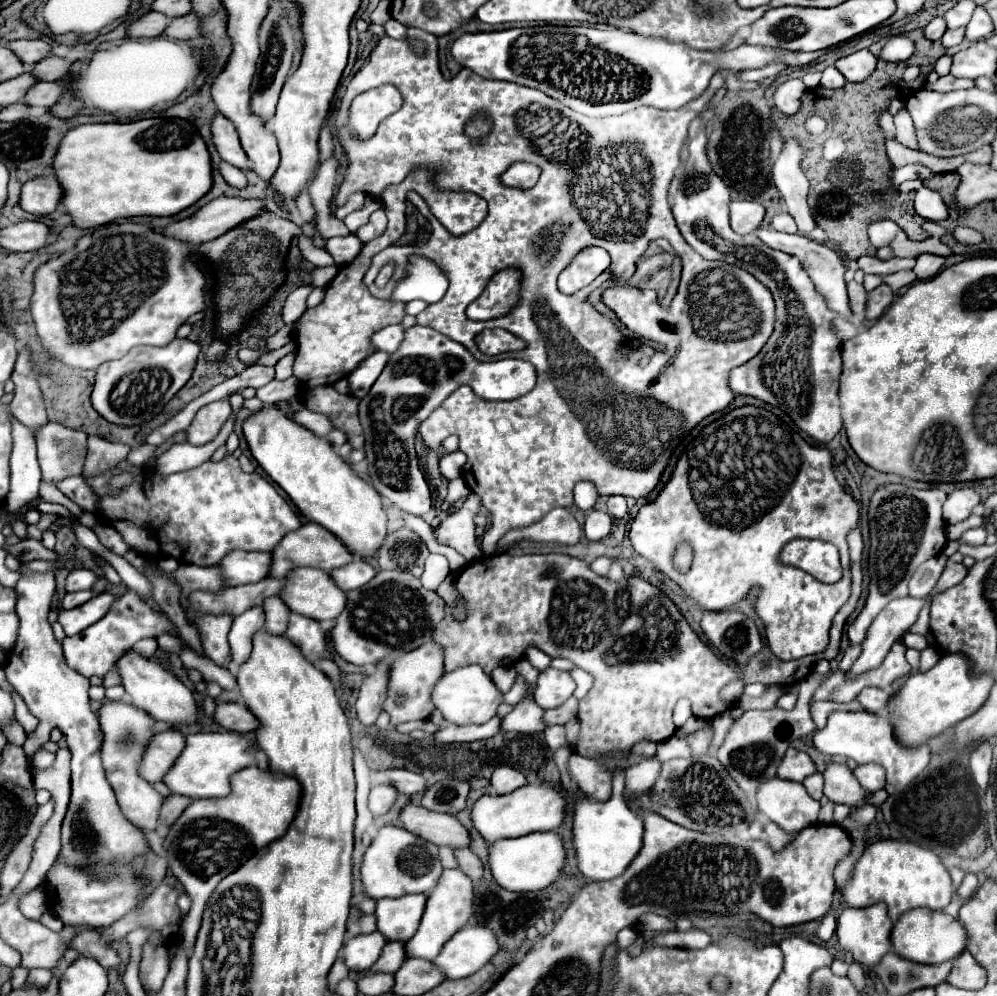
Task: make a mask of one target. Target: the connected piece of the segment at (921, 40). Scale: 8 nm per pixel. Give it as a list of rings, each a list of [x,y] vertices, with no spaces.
[[[913,30],[909,32],[909,38],[915,42],[917,52],[913,54],[915,64],[921,68],[921,74],[929,74],[933,70],[933,62],[939,60],[947,50],[943,48],[941,40],[927,40],[923,36],[923,30]]]

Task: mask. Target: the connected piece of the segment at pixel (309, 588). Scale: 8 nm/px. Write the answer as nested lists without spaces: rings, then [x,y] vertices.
[[[297,568],[289,572],[281,598],[291,612],[313,620],[335,620],[347,602],[345,592],[335,580],[317,568]]]

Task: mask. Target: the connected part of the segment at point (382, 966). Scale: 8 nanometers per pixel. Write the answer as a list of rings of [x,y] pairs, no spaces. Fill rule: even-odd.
[[[389,942],[385,948],[383,948],[383,954],[381,958],[377,960],[377,964],[367,970],[365,974],[373,974],[373,972],[397,972],[399,966],[407,960],[407,954],[405,954],[405,948],[403,948],[405,942]]]

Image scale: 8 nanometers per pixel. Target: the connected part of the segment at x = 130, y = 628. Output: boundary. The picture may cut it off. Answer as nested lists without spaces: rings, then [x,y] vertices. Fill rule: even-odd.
[[[129,590],[115,600],[111,610],[107,612],[105,618],[99,620],[99,624],[93,624],[87,630],[63,640],[65,662],[69,664],[69,668],[73,668],[75,672],[79,672],[87,678],[89,676],[105,676],[115,666],[117,658],[127,648],[131,648],[137,640],[155,638],[159,632],[169,632],[171,626],[173,624],[167,616],[155,614],[133,590]]]

